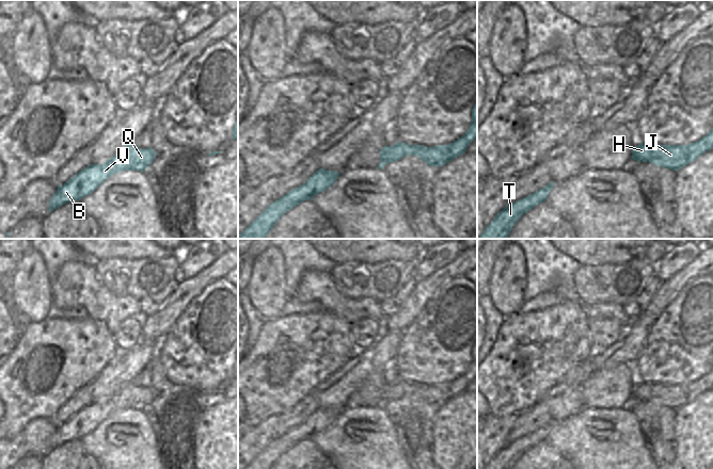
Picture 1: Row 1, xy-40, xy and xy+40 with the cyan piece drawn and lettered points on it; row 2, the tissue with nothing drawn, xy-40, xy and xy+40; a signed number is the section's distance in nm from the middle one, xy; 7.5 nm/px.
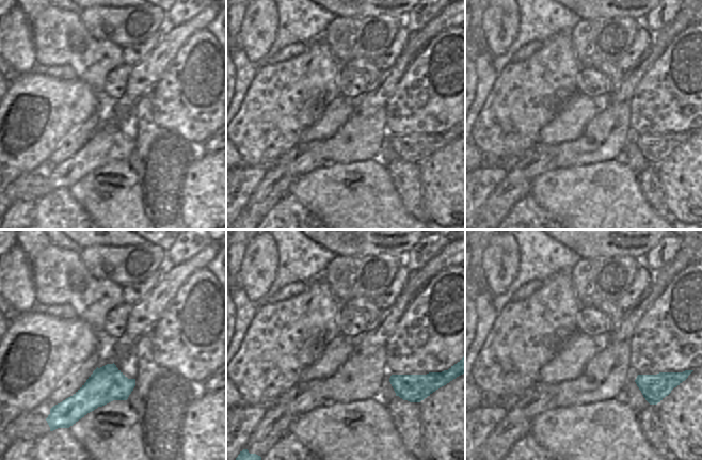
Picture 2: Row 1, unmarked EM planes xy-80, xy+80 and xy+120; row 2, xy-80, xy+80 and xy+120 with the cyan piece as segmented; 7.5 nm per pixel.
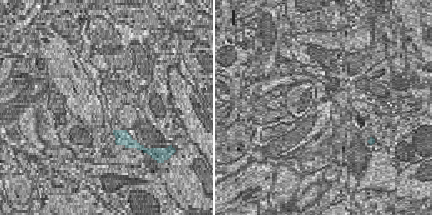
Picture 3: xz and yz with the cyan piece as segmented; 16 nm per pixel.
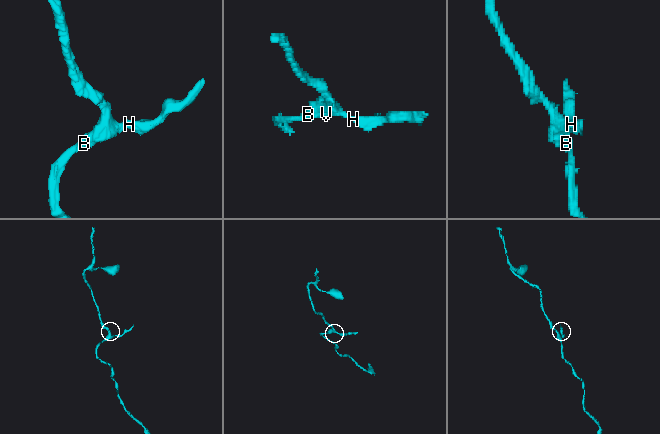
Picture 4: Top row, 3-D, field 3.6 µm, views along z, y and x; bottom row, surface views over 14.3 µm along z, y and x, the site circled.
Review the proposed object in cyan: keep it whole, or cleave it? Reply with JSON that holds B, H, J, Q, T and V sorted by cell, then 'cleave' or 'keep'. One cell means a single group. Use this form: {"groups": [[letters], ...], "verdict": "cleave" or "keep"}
{"groups": [["B", "H", "J", "Q", "T", "V"]], "verdict": "keep"}

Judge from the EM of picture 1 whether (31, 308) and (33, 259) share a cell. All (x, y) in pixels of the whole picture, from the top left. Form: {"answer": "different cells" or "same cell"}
{"answer": "same cell"}

